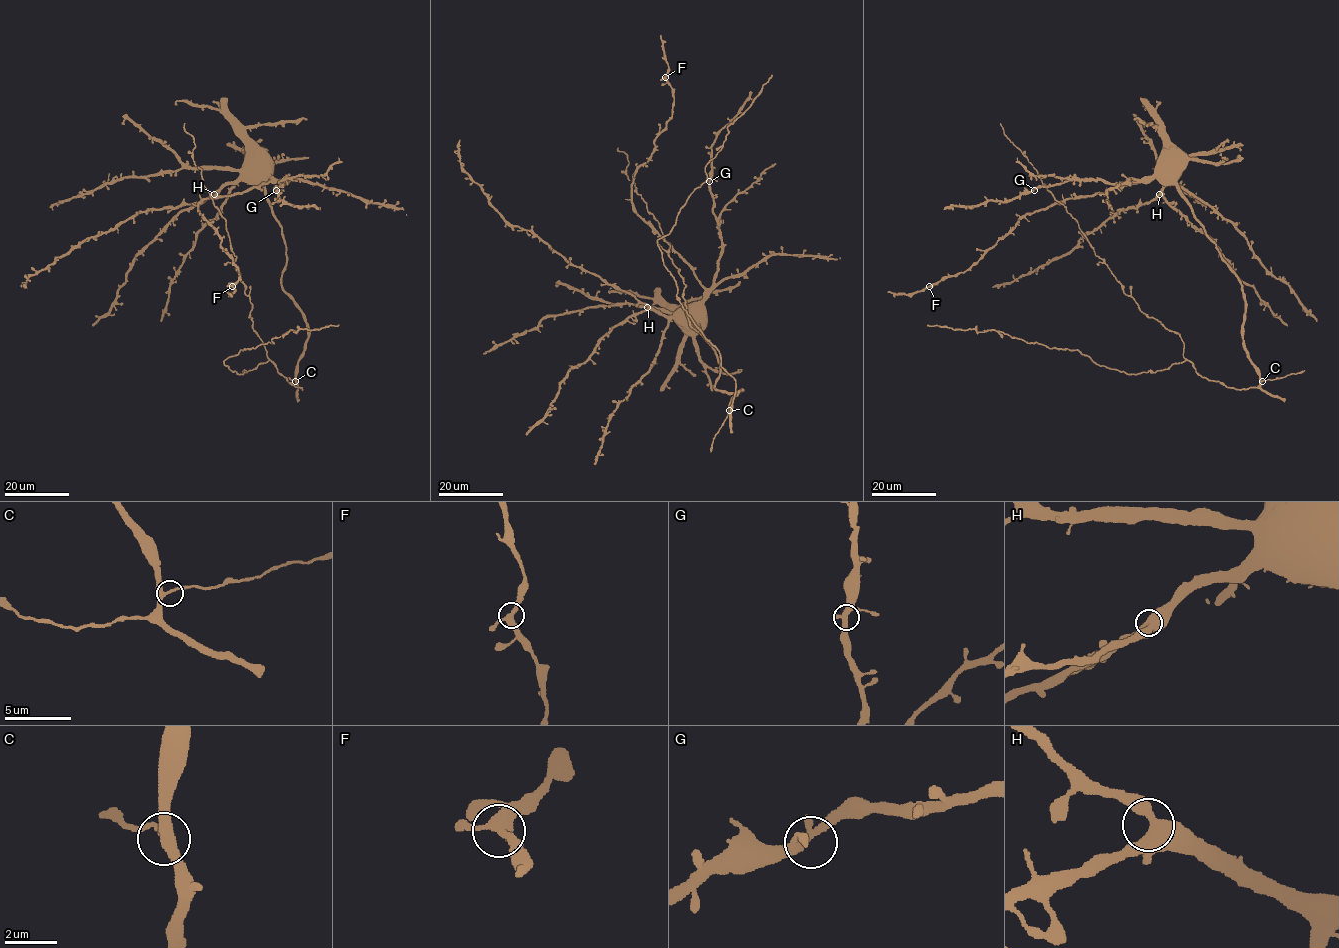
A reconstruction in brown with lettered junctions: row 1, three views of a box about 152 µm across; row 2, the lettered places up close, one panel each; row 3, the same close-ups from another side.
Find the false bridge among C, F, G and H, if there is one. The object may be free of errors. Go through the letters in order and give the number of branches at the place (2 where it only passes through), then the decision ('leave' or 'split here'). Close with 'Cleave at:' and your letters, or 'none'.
C: 3 | leave
F: 4 | leave
G: 3 | leave
H: 4 | leave
Cleave at: none

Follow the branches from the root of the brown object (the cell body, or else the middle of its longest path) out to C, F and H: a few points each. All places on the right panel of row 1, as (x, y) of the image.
C: (1163, 170), (1159, 169), (1176, 186), (1193, 217), (1241, 283), (1245, 300), (1244, 347), (1262, 381)
F: (1163, 170), (1157, 166), (1150, 176), (1137, 183), (1068, 198), (1026, 213), (967, 269), (943, 276), (929, 286)
H: (1163, 170), (1159, 169), (1168, 182), (1159, 194)

